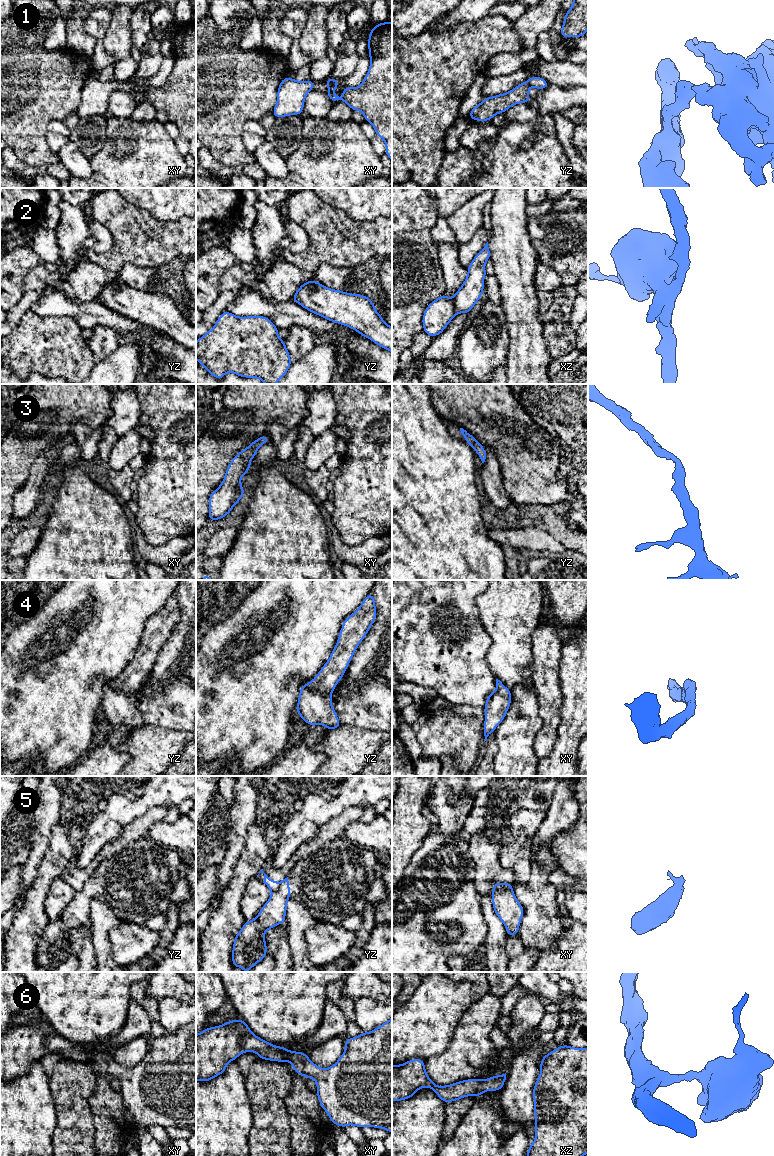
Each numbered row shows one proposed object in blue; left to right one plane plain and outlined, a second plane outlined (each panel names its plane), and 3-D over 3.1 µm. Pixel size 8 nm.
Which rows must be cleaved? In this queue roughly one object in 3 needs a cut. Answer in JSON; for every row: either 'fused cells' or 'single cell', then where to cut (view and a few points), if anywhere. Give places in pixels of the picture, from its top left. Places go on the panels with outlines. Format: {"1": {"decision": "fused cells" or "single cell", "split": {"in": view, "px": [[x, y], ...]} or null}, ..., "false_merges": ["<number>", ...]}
{"1": {"decision": "fused cells", "split": {"in": "yz", "px": [[526, 81], [530, 85]]}}, "2": {"decision": "fused cells", "split": {"in": "xz", "px": [[451, 298], [455, 314]]}}, "3": {"decision": "single cell", "split": null}, "4": {"decision": "single cell", "split": null}, "5": {"decision": "fused cells", "split": {"in": "yz", "px": [[280, 883], [279, 887], [272, 892]]}}, "6": {"decision": "single cell", "split": null}, "false_merges": ["1", "2", "5"]}

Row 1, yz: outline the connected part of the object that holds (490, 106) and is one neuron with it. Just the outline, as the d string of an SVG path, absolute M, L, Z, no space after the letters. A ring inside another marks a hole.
M522 82L507 93L485 97L484 100L472 108L469 114L471 120L489 121L495 115L506 112L511 106L519 103L529 103L529 83Z

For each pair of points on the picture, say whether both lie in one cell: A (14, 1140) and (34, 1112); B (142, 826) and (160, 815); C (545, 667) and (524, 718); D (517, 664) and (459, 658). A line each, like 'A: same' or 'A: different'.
A: same
B: same
C: different
D: different

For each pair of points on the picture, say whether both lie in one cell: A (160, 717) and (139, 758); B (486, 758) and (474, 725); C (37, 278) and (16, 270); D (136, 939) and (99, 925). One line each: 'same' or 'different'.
A: different
B: different
C: different
D: different

